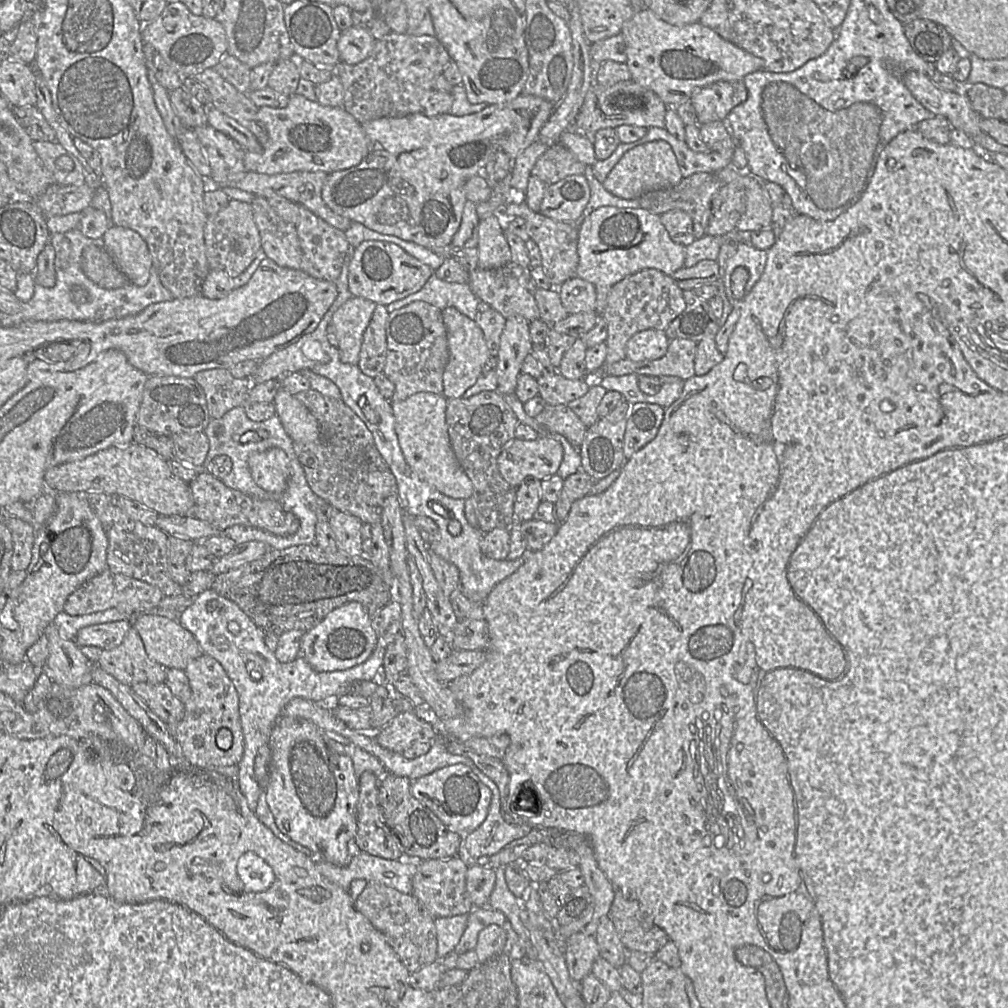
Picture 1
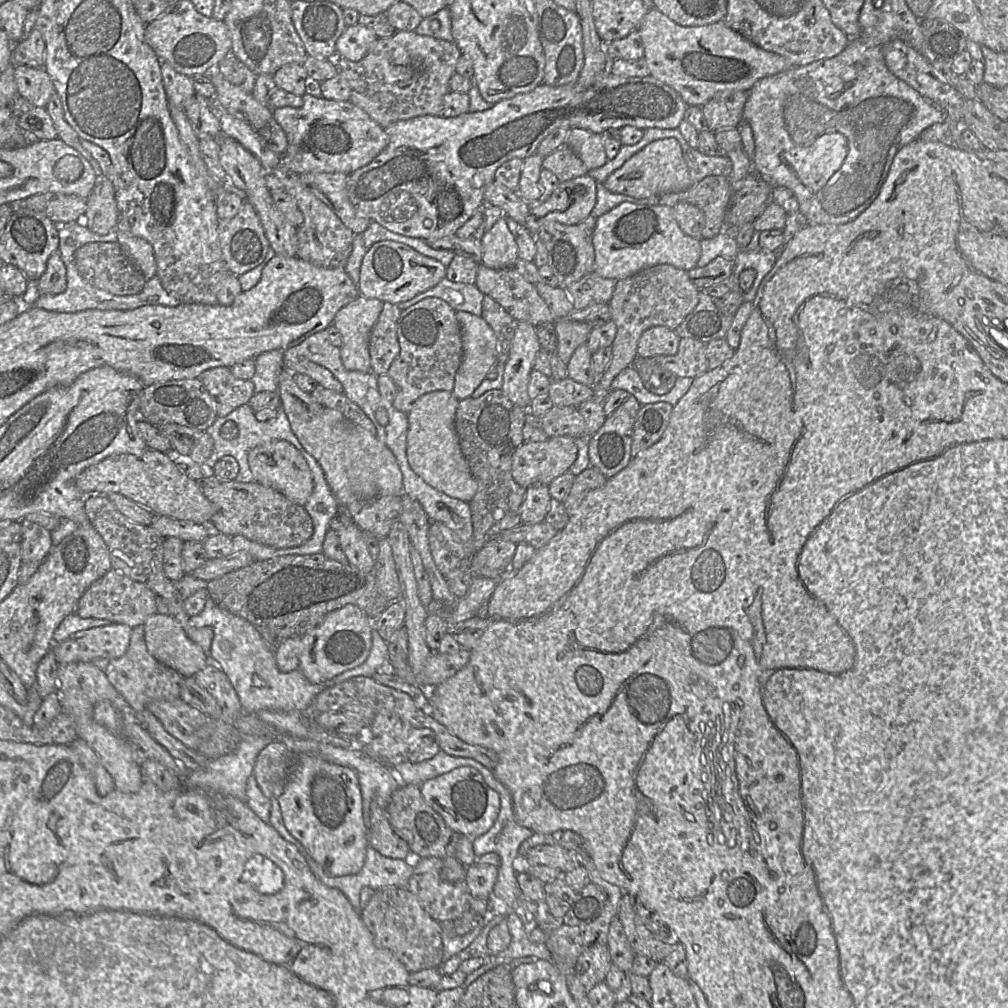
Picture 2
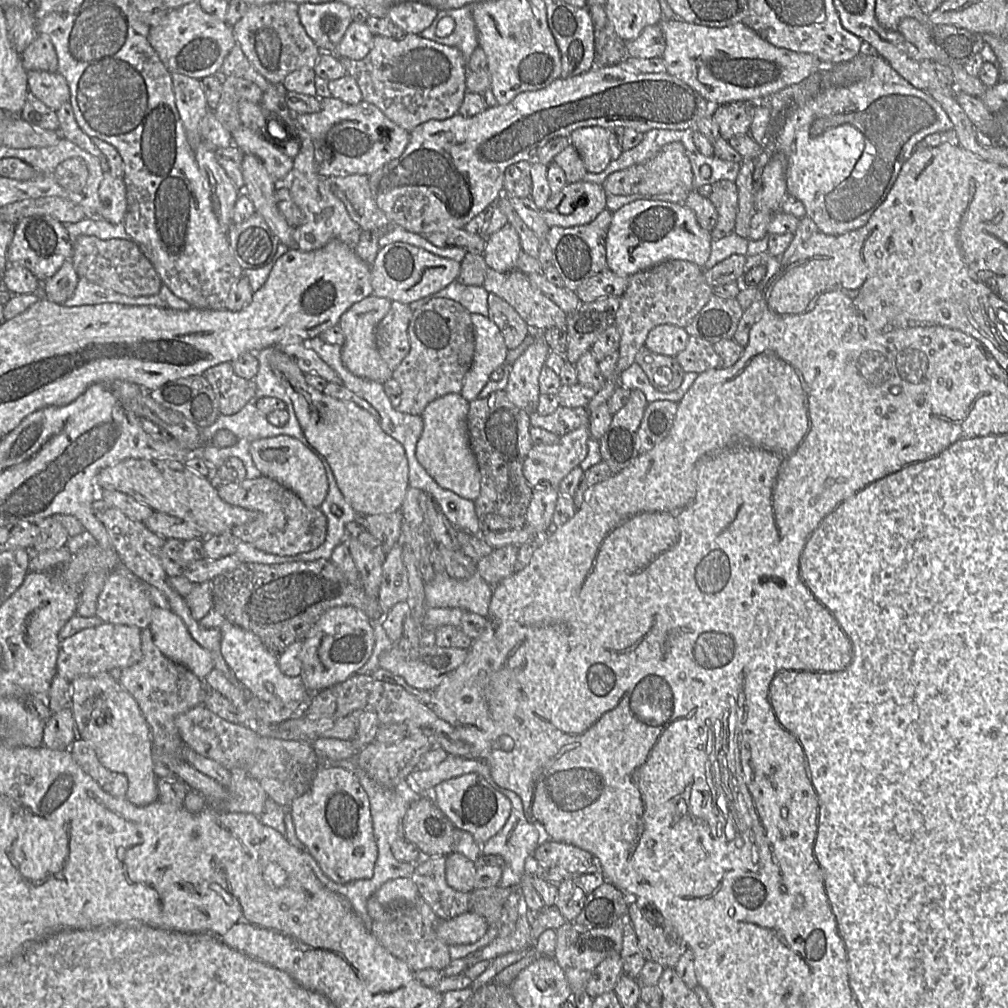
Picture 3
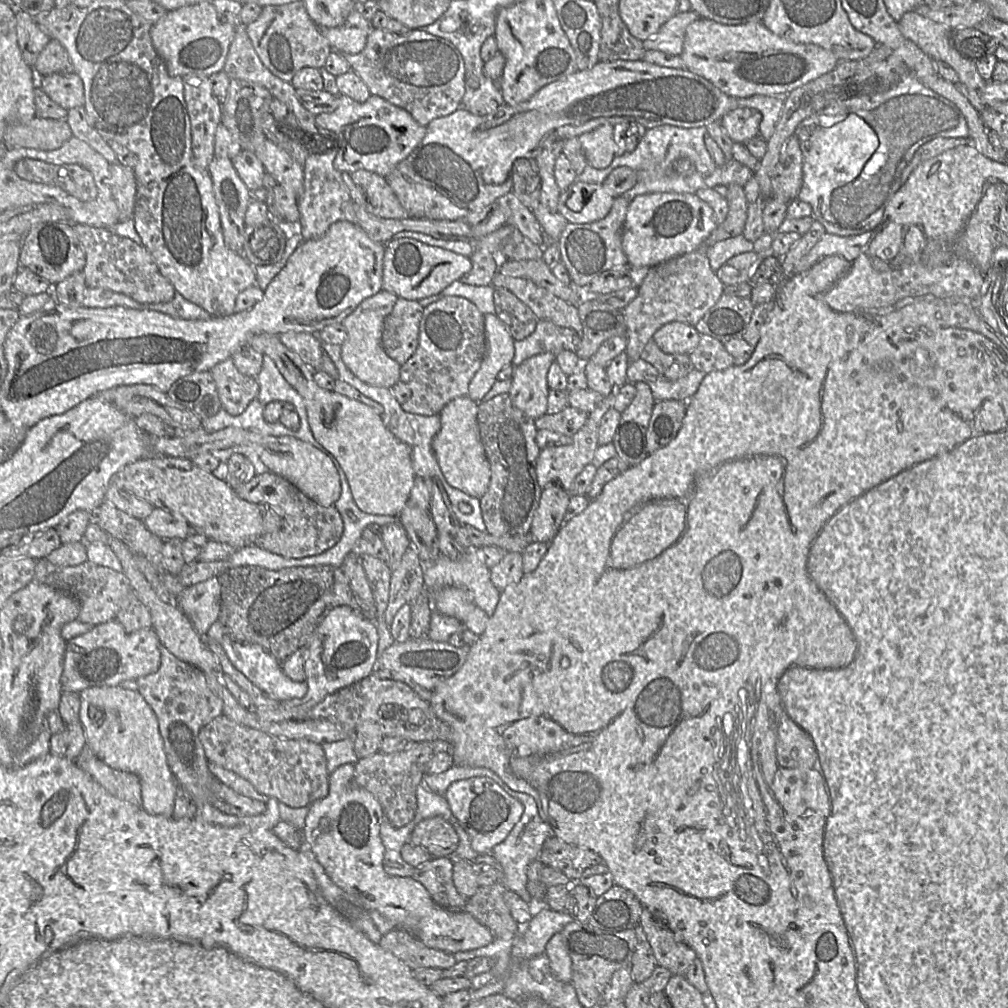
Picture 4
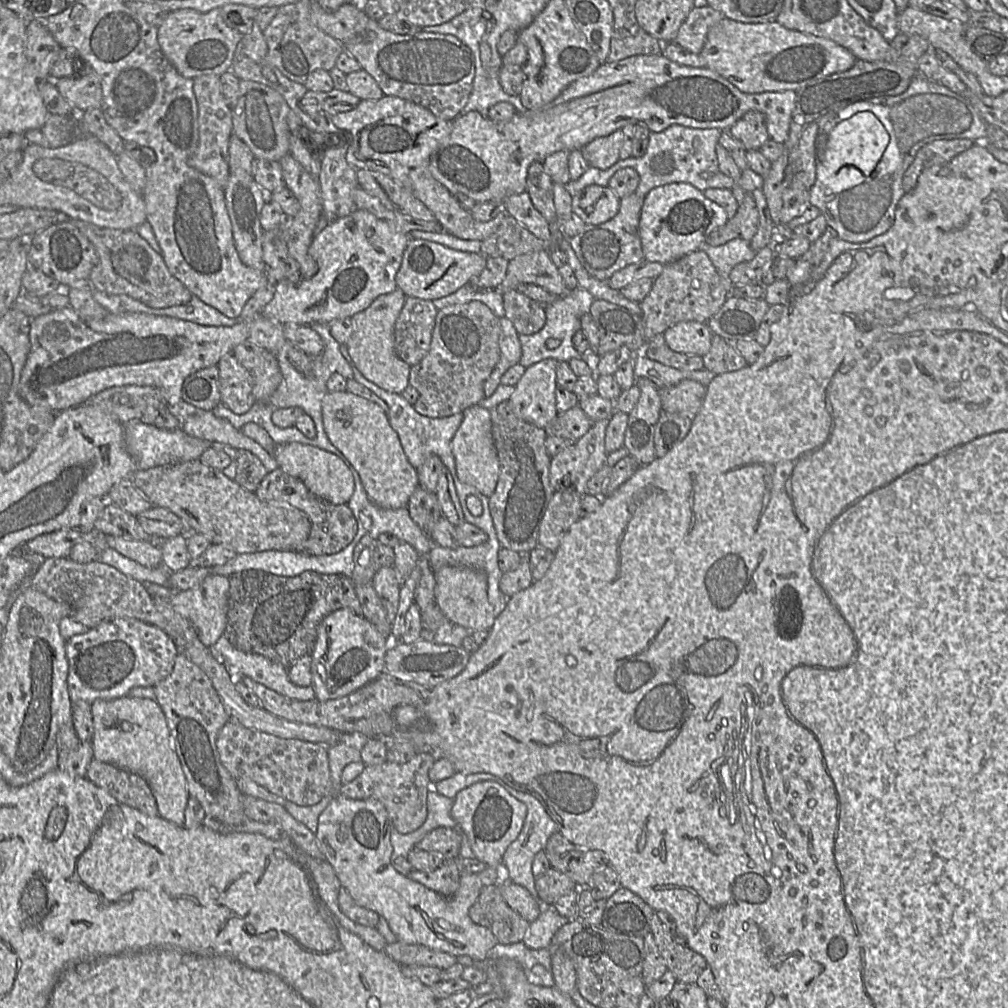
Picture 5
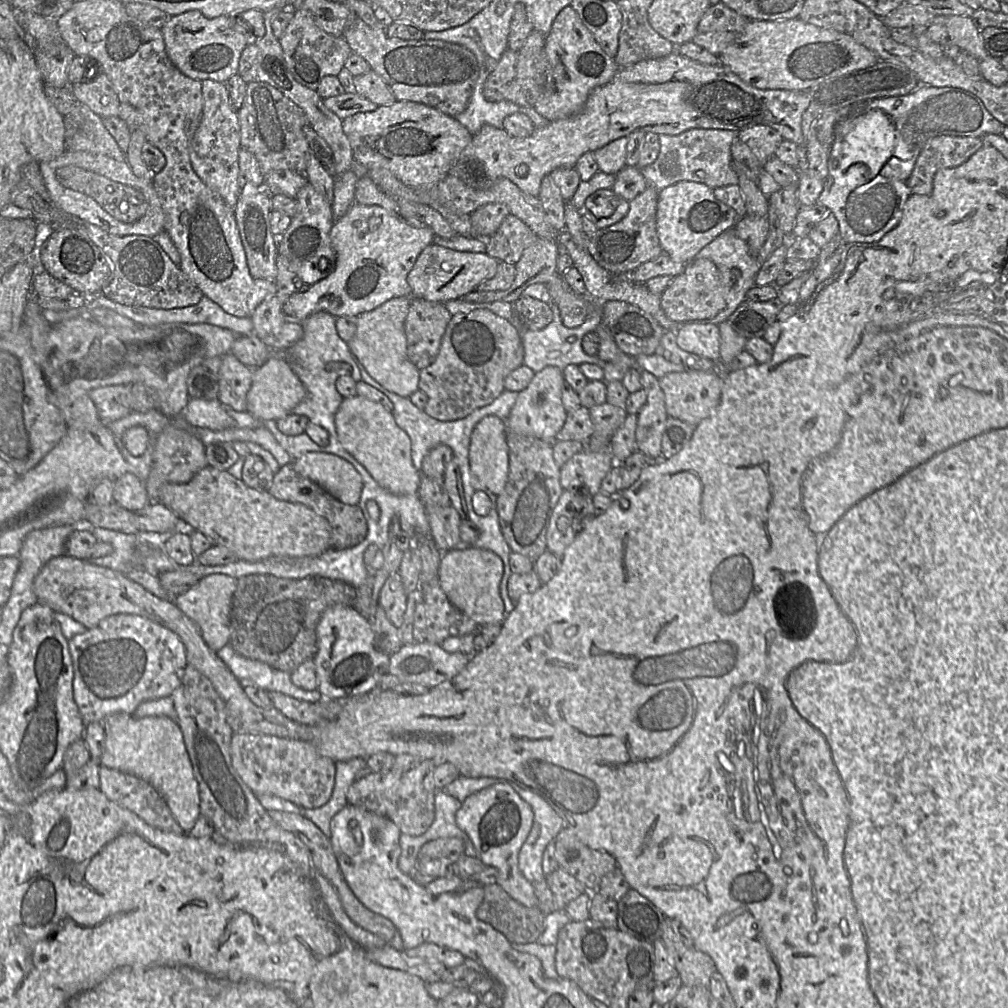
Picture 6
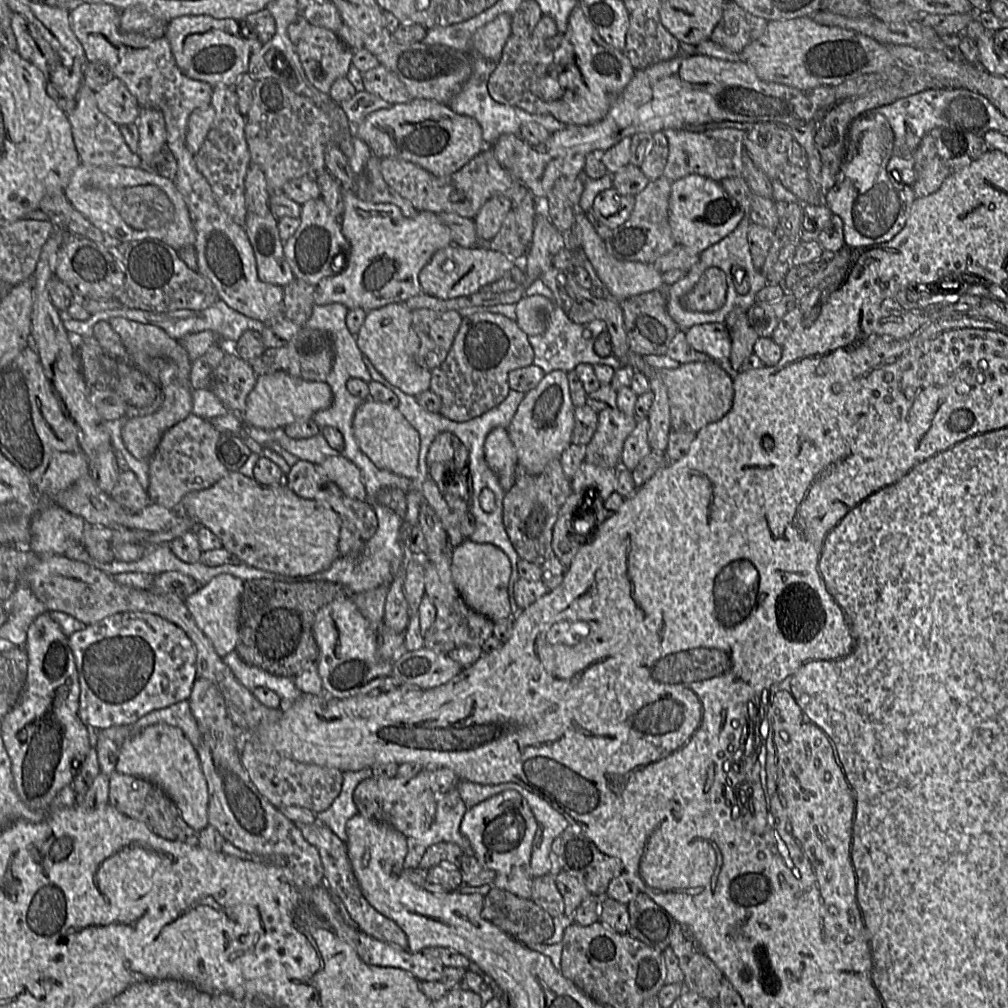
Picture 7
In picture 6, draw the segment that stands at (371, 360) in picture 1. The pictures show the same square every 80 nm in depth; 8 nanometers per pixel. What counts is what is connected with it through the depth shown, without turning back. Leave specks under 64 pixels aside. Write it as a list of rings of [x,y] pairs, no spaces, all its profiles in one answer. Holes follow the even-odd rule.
[[[414,298],[405,319],[407,355],[420,370],[437,358],[446,327],[452,317],[444,304]]]

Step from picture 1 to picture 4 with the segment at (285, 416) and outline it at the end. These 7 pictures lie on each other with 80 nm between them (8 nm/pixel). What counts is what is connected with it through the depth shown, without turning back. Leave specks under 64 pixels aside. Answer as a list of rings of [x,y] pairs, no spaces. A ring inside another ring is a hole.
[[[258,333],[248,342],[255,350],[273,360],[285,380],[301,395],[304,400],[307,419],[316,441],[332,456],[345,474],[351,494],[358,508],[373,515],[399,515],[406,507],[416,475],[412,466],[411,449],[397,439],[384,425],[382,416],[372,407],[334,391],[326,390],[314,381],[314,371],[298,354],[288,349],[279,335]]]

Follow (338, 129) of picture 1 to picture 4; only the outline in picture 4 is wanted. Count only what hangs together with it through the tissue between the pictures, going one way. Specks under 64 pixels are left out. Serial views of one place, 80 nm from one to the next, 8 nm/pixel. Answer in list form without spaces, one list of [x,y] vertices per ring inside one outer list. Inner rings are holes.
[[[339,95],[337,108],[333,112],[317,115],[315,124],[330,132],[330,137],[324,138],[337,143],[333,165],[346,174],[367,170],[386,177],[426,134],[426,126],[416,122],[409,112],[378,96],[371,96],[361,103]]]

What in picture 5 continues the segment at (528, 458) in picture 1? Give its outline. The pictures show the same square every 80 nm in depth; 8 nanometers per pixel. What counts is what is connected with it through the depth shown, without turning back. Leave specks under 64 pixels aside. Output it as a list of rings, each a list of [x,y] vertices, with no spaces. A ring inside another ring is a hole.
[[[609,420],[594,422],[588,432],[572,446],[551,457],[549,480],[555,491],[573,489],[586,493],[589,479],[606,464],[605,432]]]

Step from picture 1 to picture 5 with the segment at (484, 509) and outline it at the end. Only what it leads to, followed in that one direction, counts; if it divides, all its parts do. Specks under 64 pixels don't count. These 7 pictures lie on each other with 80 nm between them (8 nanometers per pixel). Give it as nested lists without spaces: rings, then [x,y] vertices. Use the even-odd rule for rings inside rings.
[[[510,401],[489,411],[500,465],[496,489],[489,497],[489,510],[501,546],[527,555],[538,546],[540,525],[555,492],[549,480],[551,456],[545,447],[547,434],[517,417]]]

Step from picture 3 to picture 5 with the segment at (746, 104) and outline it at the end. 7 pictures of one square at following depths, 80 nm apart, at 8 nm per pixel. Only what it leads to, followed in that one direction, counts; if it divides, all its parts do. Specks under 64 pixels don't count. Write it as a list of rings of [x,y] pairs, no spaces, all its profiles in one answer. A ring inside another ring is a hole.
[[[754,110],[745,113],[727,132],[740,141],[746,150],[759,150],[770,139],[763,114]]]

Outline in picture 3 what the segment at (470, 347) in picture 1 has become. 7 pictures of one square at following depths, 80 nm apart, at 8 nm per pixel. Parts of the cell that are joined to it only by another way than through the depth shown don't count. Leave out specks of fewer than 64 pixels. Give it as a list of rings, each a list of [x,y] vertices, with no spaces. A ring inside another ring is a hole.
[[[471,313],[471,321],[475,334],[475,353],[472,365],[463,379],[463,386],[460,395],[468,402],[476,400],[478,394],[490,381],[491,374],[506,362],[509,349],[505,345],[504,338],[498,326],[487,316]]]

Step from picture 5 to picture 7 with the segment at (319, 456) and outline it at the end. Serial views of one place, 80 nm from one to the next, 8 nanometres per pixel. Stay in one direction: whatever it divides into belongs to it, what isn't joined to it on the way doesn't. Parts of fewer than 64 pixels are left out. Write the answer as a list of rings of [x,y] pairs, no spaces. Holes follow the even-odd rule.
[[[332,456],[318,464],[319,472],[336,483],[348,497],[365,501],[366,489],[357,466],[341,456]]]

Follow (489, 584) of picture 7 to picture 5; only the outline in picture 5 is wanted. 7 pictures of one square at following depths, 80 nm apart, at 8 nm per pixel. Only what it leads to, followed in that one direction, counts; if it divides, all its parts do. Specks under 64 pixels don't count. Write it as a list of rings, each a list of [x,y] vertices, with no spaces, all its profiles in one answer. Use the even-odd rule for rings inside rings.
[[[445,565],[435,571],[434,601],[453,624],[469,631],[490,630],[496,618],[487,595],[487,575],[465,566]]]

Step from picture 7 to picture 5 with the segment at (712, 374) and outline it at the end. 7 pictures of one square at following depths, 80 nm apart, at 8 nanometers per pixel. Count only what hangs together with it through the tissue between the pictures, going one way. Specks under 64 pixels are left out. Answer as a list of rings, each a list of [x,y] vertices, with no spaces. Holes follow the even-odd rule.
[[[683,380],[660,390],[664,411],[694,418],[702,406],[707,387],[694,380]]]

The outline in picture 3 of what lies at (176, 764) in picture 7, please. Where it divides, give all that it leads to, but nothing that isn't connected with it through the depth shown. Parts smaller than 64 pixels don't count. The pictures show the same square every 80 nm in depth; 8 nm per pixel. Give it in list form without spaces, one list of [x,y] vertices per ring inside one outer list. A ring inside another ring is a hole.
[[[108,672],[78,677],[70,685],[70,708],[78,738],[94,749],[105,768],[127,777],[128,801],[137,806],[147,806],[157,801],[158,775],[154,770],[151,732],[136,700]]]

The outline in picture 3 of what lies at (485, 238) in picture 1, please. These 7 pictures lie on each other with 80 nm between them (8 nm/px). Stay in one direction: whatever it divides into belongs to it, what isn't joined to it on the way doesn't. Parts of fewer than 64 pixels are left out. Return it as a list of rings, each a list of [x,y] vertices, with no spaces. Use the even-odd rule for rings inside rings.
[[[506,223],[486,239],[483,256],[490,269],[507,272],[516,268],[520,253],[518,233],[511,224]]]

